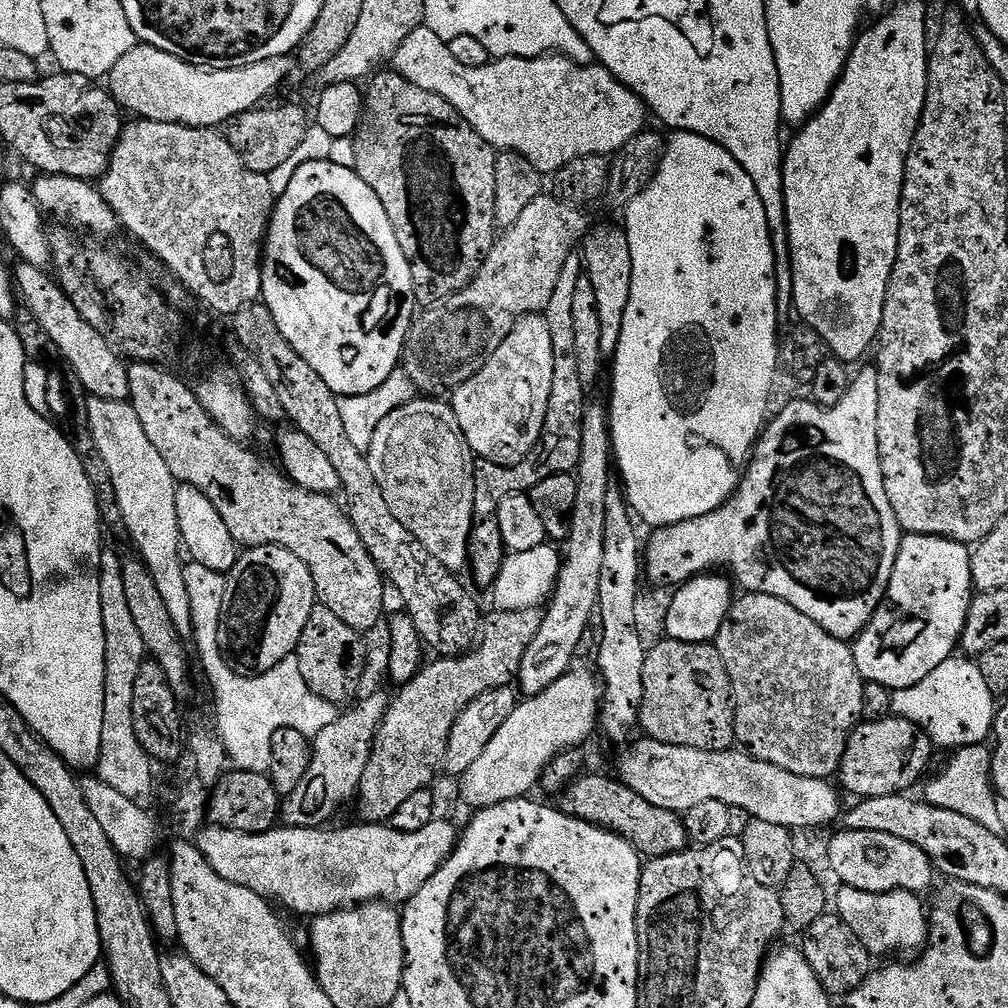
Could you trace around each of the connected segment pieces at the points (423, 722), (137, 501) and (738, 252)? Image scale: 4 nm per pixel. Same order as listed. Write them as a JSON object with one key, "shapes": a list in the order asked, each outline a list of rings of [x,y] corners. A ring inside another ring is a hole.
{"shapes":[[[[527,608],[526,610],[492,610],[482,620],[482,631],[474,647],[465,652],[463,656],[455,658],[436,658],[436,661],[425,663],[417,672],[413,680],[399,689],[397,696],[391,697],[386,714],[380,723],[380,729],[376,731],[376,737],[372,743],[370,762],[366,762],[366,774],[362,774],[358,801],[360,800],[360,812],[363,819],[370,824],[391,821],[394,810],[406,802],[418,790],[428,788],[431,780],[435,778],[436,771],[441,771],[446,746],[450,738],[450,730],[454,730],[454,722],[482,694],[490,690],[509,687],[519,677],[522,658],[526,658],[526,650],[530,650],[530,642],[538,635],[538,629],[542,627],[543,611],[540,608]]],[[[92,398],[87,401],[88,425],[92,431],[94,442],[98,446],[98,454],[106,461],[106,467],[110,470],[110,478],[114,482],[114,494],[120,507],[120,519],[123,527],[128,527],[132,540],[136,543],[139,559],[150,570],[154,583],[166,602],[166,610],[170,610],[170,618],[174,618],[174,626],[181,634],[193,631],[194,617],[190,608],[190,590],[186,586],[184,577],[185,561],[182,556],[182,543],[178,524],[177,511],[175,509],[175,492],[178,482],[170,474],[170,466],[162,459],[162,454],[154,450],[150,438],[146,438],[146,430],[142,430],[142,422],[138,422],[138,414],[134,414],[131,403],[128,400],[107,400],[106,398]]],[[[672,132],[667,137],[660,165],[654,178],[644,187],[642,194],[628,203],[623,213],[622,227],[628,234],[630,258],[632,259],[632,281],[630,303],[626,306],[626,318],[622,318],[622,334],[618,338],[616,355],[611,357],[612,404],[612,454],[618,476],[621,476],[628,507],[641,521],[652,524],[653,529],[668,528],[672,524],[702,518],[723,506],[733,492],[740,487],[740,477],[746,461],[769,419],[768,399],[772,396],[772,383],[776,380],[776,364],[782,360],[782,340],[776,336],[776,327],[782,317],[776,312],[776,263],[774,246],[766,222],[766,209],[754,182],[742,166],[718,142],[702,138],[693,132]]]]}

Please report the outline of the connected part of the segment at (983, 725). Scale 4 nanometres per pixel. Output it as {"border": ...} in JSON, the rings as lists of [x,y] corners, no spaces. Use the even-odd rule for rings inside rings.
{"border":[[[953,658],[942,662],[942,666],[930,670],[922,682],[892,693],[893,713],[918,726],[932,739],[933,745],[940,747],[941,744],[947,750],[985,743],[993,735],[996,722],[997,697],[982,679],[979,663],[972,658],[964,659],[968,660]]]}

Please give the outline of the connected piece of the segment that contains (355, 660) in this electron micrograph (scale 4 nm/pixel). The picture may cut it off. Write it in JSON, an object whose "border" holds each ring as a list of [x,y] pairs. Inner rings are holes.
{"border":[[[315,608],[310,614],[310,622],[306,622],[306,630],[302,630],[302,638],[294,653],[302,678],[306,678],[306,686],[310,686],[318,698],[326,698],[337,706],[347,705],[361,691],[360,679],[364,676],[364,663],[368,660],[364,640],[361,633],[346,626],[346,622],[342,622],[342,618],[329,608]]]}

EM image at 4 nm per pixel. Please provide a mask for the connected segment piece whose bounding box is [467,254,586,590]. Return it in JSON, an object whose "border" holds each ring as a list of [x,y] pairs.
{"border":[[[572,255],[566,258],[566,266],[562,266],[562,278],[558,278],[558,286],[554,286],[554,295],[550,297],[550,302],[543,310],[544,321],[550,326],[550,338],[554,342],[554,386],[550,390],[550,402],[546,410],[544,419],[544,429],[540,435],[540,440],[534,446],[534,450],[525,460],[511,466],[502,464],[490,464],[480,462],[476,465],[476,493],[474,494],[472,533],[469,535],[468,561],[472,576],[484,587],[484,590],[491,589],[498,578],[502,566],[506,549],[502,542],[502,530],[498,530],[498,506],[506,497],[513,494],[531,493],[542,478],[550,478],[554,474],[575,473],[580,464],[582,454],[582,418],[584,417],[584,405],[586,403],[586,386],[582,378],[578,378],[578,362],[574,358],[574,314],[572,307],[574,303],[574,289],[578,286],[578,278],[582,275],[582,260],[579,255]]]}

